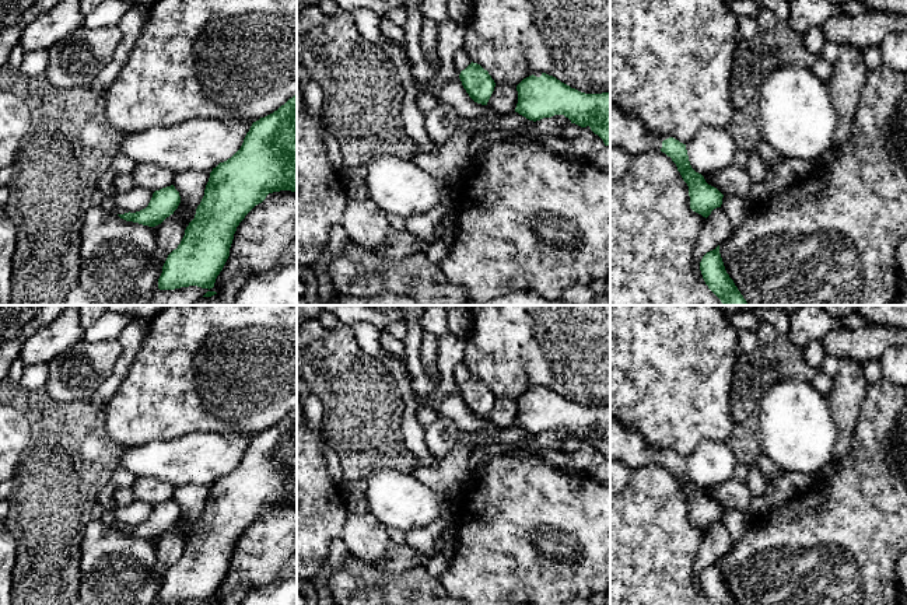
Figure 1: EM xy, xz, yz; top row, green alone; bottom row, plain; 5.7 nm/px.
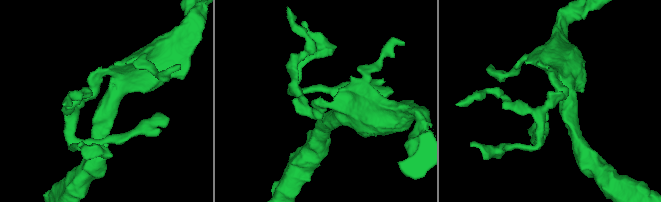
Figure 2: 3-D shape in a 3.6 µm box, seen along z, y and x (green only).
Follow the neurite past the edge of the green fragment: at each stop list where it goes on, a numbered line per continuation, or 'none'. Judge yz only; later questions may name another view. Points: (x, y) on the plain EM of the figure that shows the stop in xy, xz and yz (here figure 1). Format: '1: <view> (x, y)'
1: yz (627, 446)

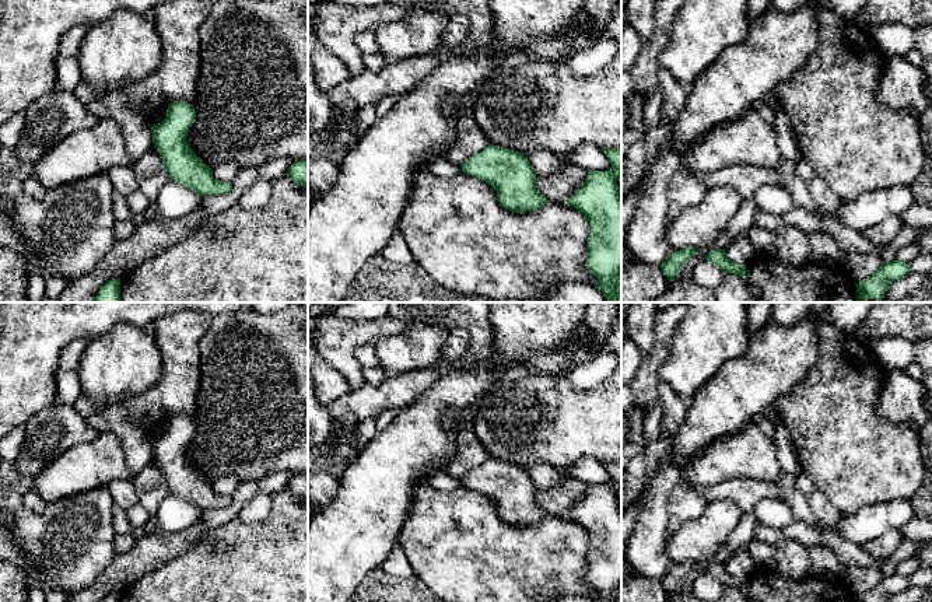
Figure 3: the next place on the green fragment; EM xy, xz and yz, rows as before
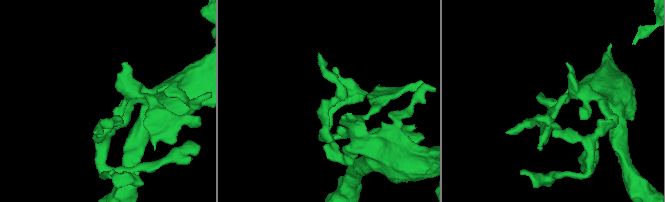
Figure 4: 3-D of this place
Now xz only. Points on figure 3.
none

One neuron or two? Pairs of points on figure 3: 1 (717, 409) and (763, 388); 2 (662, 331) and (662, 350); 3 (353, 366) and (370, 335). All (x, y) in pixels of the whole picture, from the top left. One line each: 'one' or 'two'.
1: one
2: one
3: one

